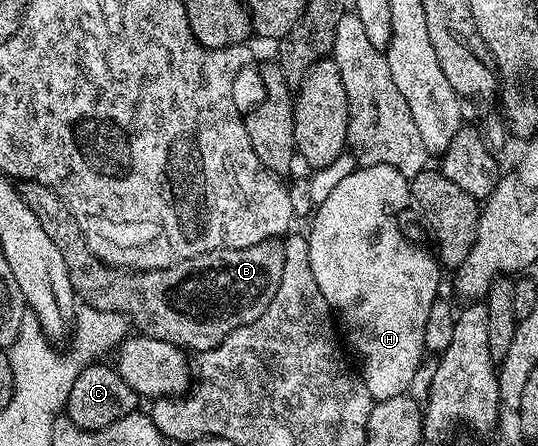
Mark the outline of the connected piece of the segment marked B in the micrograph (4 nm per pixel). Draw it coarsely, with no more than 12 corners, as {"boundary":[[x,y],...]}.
{"boundary":[[21,182],[70,285],[192,353],[266,313],[283,242],[109,267],[67,203]]}

